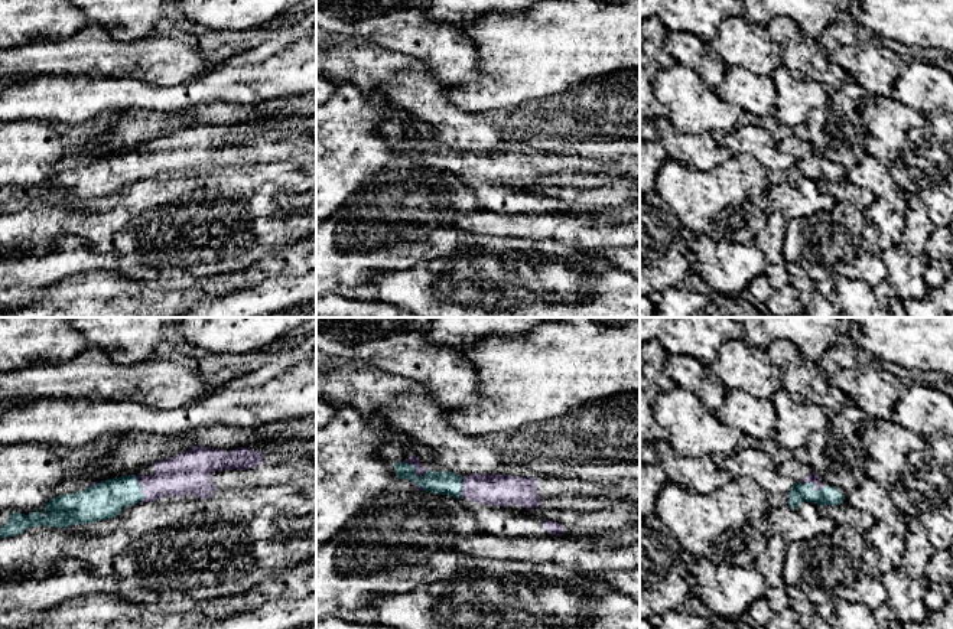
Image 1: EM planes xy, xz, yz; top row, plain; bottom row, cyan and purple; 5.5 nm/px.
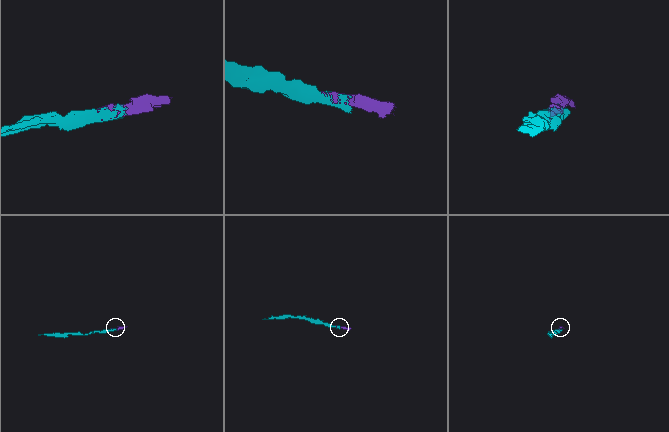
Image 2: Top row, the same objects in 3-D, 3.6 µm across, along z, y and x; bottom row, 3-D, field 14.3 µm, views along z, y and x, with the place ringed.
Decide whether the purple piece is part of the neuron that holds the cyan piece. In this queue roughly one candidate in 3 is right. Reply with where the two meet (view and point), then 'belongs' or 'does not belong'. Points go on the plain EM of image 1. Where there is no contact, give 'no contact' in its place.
xz (415, 147) | belongs

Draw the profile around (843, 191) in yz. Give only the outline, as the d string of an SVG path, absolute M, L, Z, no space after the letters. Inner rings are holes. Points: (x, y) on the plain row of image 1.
M846 179L836 183L823 182L820 183L820 186L824 192L830 193L837 202L846 202L862 212L868 209L875 201L875 196L871 190L862 186L856 186Z

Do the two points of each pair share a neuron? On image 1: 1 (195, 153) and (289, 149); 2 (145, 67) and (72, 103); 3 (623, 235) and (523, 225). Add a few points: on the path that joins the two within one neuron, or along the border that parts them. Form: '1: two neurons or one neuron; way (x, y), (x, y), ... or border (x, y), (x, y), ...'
1: one neuron; way (218, 152), (266, 149)
2: two neurons; border (88, 77), (133, 77), (156, 85)
3: one neuron; way (598, 234), (547, 225)

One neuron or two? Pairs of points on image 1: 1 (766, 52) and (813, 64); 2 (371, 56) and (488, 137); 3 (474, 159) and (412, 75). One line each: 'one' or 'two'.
1: two
2: one
3: two

